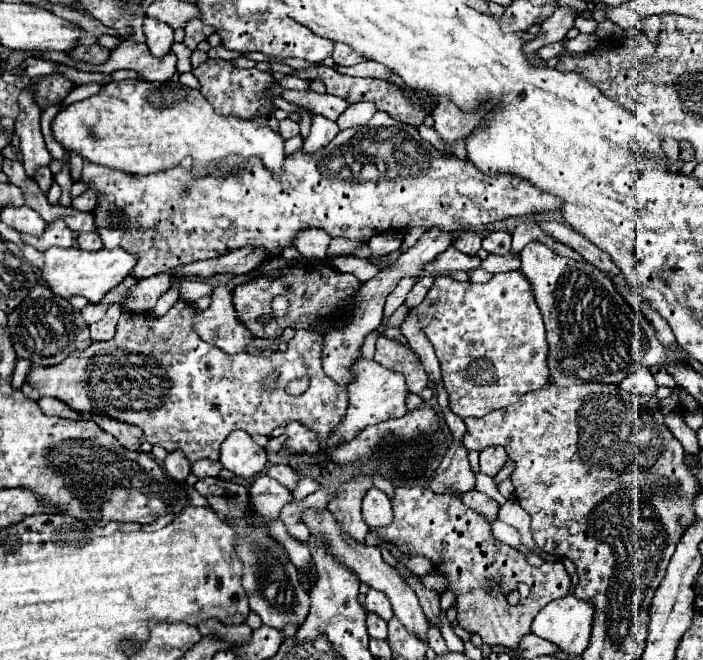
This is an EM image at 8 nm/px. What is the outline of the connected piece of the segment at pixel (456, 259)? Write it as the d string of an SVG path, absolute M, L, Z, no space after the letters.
M450 247L450 249L446 249L442 255L436 255L430 263L426 263L426 265L424 265L424 271L440 275L440 273L458 271L458 269L470 271L470 269L476 269L478 265L480 265L480 259L478 259L478 257L462 255L456 247Z

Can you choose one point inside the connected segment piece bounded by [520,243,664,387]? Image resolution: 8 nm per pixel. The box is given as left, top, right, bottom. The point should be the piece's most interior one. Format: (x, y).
(593, 335)

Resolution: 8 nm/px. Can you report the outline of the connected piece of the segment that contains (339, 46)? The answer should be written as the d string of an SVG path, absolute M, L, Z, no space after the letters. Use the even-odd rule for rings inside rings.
M336 43L334 47L334 53L332 53L332 59L338 63L338 65L356 65L360 61L364 61L364 57L360 53L354 53L354 49L346 43Z

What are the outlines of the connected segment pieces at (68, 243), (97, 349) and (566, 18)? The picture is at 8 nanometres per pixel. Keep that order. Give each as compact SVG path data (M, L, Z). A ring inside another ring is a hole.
M54 221L46 227L46 231L40 237L32 237L32 235L20 235L22 241L26 245L36 247L38 251L46 251L50 247L72 247L72 231L66 227L66 223L62 221Z
M178 299L164 317L124 311L116 325L114 339L106 343L92 341L88 349L68 355L58 367L34 367L28 375L28 383L42 395L56 397L76 411L82 411L84 417L108 415L136 425L144 431L148 443L160 445L166 451L182 449L190 463L200 459L216 461L222 441L236 429L250 435L270 435L272 429L288 425L290 421L314 429L320 449L340 465L360 457L388 455L406 439L418 439L426 435L428 429L438 427L436 413L418 407L400 419L366 427L356 439L336 449L326 447L330 431L346 413L348 395L346 387L334 383L322 371L322 333L298 329L288 349L276 351L272 359L264 359L260 353L228 355L194 333L192 317L196 313L192 303L184 299ZM274 371L278 371L278 383L268 391L262 387L262 381ZM300 377L310 379L310 389L300 397L288 395L286 385Z
M558 7L558 9L556 9L556 11L542 23L542 29L540 29L540 33L536 35L536 39L528 41L528 43L522 47L526 59L532 61L540 47L564 39L566 33L574 27L574 17L576 17L576 15L578 15L578 13L576 13L574 9Z

